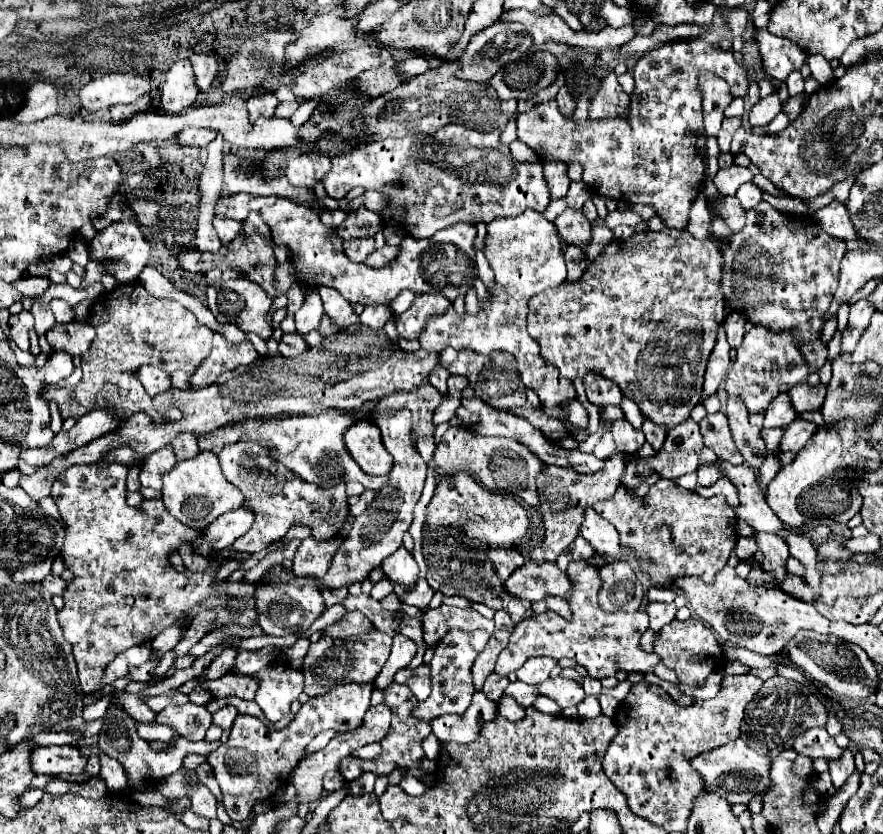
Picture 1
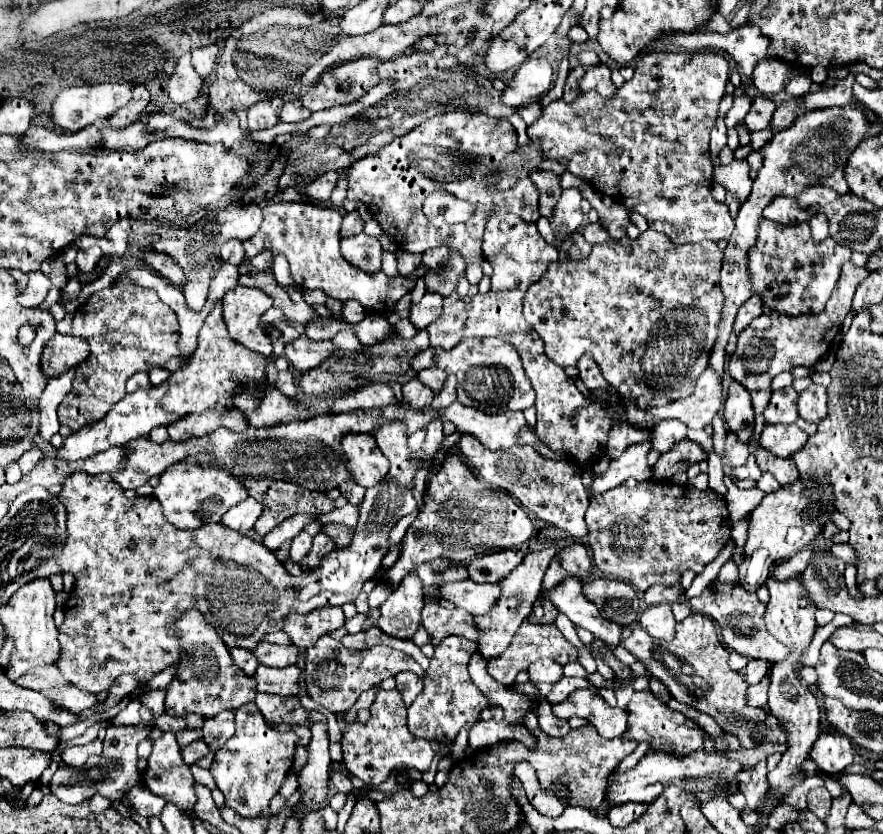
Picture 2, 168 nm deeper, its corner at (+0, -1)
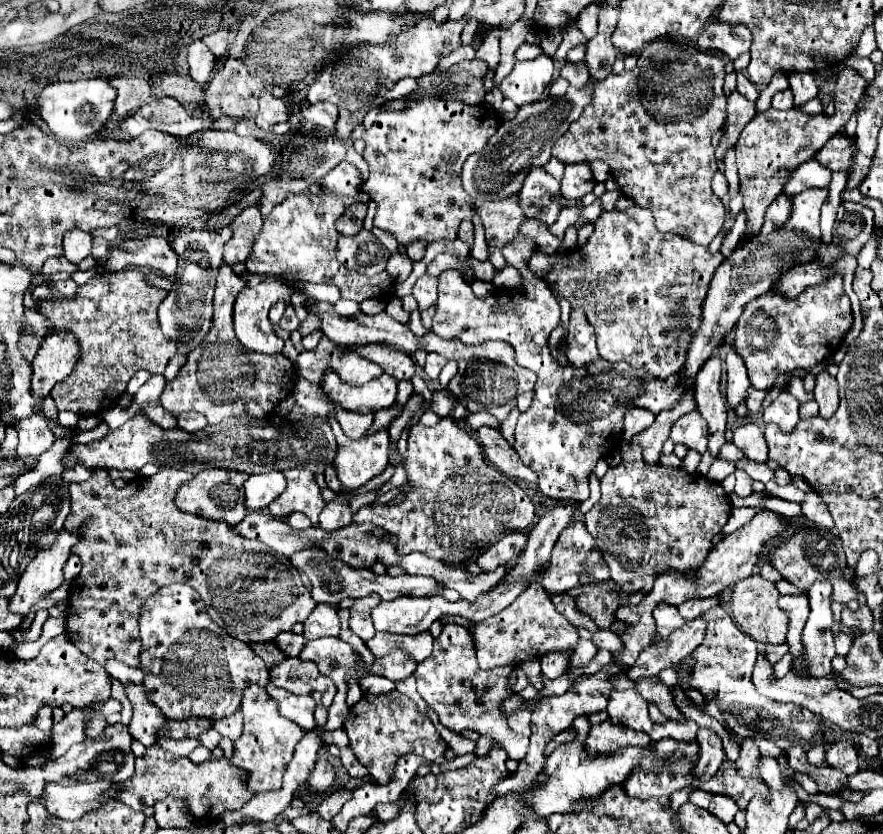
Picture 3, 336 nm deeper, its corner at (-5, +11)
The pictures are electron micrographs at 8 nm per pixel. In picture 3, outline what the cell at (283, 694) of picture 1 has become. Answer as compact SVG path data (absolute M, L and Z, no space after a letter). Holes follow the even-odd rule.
M267 684L267 692L269 692L271 698L277 700L281 716L293 720L303 730L313 730L317 726L315 718L313 718L313 710L315 710L313 698L289 694L287 690L281 690L281 688L273 686L273 684Z

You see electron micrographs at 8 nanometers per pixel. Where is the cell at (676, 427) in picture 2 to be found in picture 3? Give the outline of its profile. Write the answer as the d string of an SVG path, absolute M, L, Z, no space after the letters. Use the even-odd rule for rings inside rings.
M697 410L685 414L673 424L671 440L685 444L687 448L693 448L699 454L703 454L707 450L707 422Z

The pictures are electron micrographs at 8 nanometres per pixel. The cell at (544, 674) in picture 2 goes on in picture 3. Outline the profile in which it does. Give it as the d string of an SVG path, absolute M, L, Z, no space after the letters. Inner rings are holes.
M545 654L541 656L541 668L543 668L543 676L549 680L555 680L559 676L563 676L567 672L569 666L569 656L567 654Z

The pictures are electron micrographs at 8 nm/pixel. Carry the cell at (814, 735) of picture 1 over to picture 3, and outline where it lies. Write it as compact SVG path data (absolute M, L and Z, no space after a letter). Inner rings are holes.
M839 740L837 744L827 746L825 762L827 762L827 766L843 770L849 776L859 770L859 766L857 766L857 748L851 746L851 744L845 744L843 740Z

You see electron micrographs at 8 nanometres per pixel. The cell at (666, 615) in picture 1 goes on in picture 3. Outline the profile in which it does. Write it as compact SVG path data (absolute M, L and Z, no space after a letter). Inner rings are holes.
M659 604L653 612L655 620L657 620L657 634L661 634L663 638L669 636L677 626L681 626L685 620L679 616L677 608L669 606L669 604Z

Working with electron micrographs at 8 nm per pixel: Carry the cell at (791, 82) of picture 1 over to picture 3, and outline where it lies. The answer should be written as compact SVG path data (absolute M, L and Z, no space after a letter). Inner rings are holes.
M793 72L789 76L789 88L793 90L795 106L803 106L805 102L813 100L819 94L813 72Z

